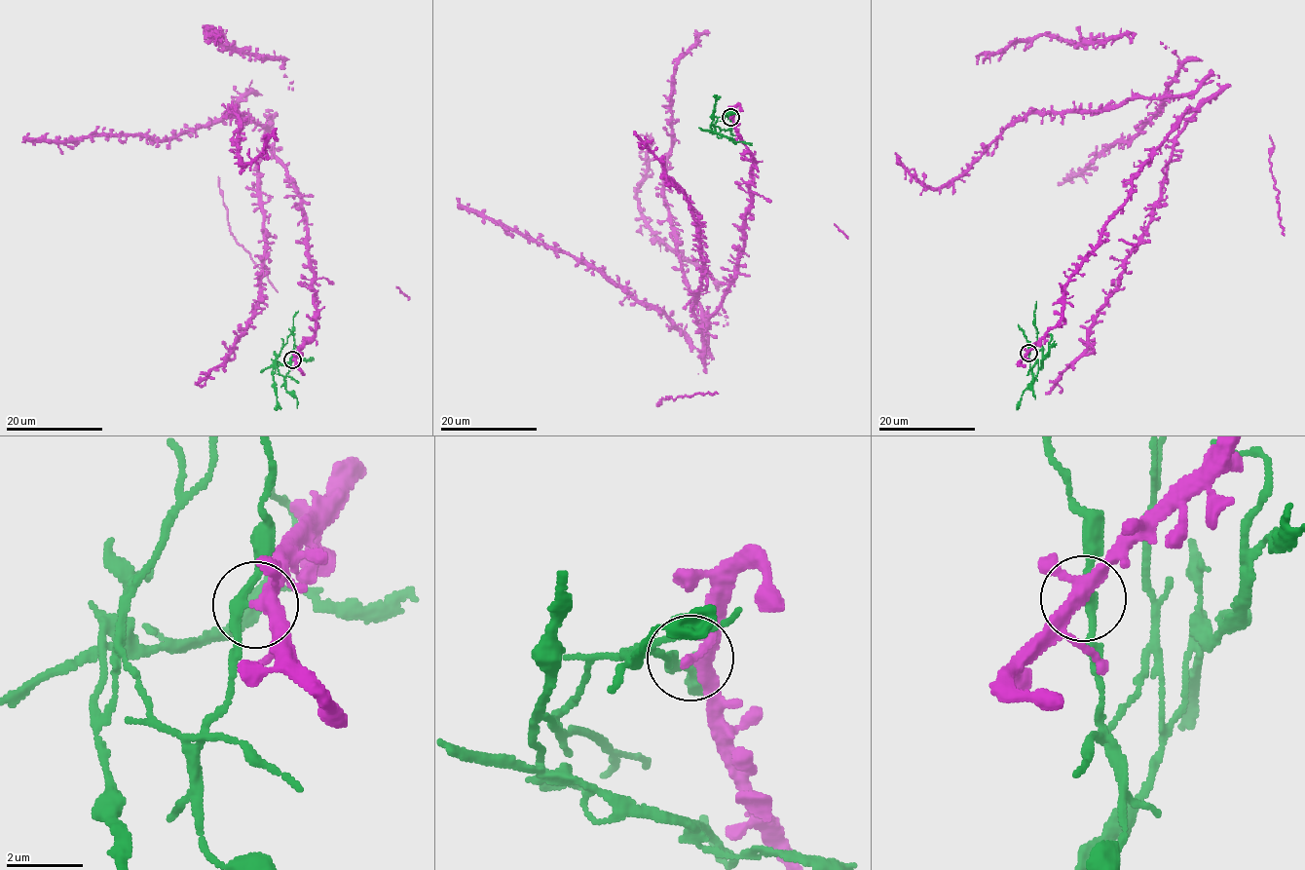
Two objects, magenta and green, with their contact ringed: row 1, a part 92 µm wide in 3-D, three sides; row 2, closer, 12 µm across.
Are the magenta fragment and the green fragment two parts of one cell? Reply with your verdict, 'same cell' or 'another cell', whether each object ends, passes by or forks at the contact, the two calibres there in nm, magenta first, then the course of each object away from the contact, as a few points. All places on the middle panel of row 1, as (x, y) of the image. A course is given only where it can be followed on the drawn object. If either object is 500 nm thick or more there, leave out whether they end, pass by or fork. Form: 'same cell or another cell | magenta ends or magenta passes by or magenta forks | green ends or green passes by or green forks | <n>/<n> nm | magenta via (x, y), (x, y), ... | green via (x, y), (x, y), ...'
another cell | magenta forks | green passes by | 300/240 nm | magenta via (730, 117), (753, 156), (750, 201), (703, 363), (702, 306), (663, 173), (676, 61), (708, 30) | green via (730, 118), (720, 117), (714, 127), (729, 130), (735, 135)

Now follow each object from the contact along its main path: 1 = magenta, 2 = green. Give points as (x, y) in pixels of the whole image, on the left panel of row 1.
1: (292, 359), (315, 334), (302, 198), (268, 148), (268, 120), (241, 121), (230, 107), (241, 164), (277, 128)
2: (292, 359), (289, 371), (281, 375), (277, 366), (277, 358), (292, 332), (293, 317), (298, 311)

